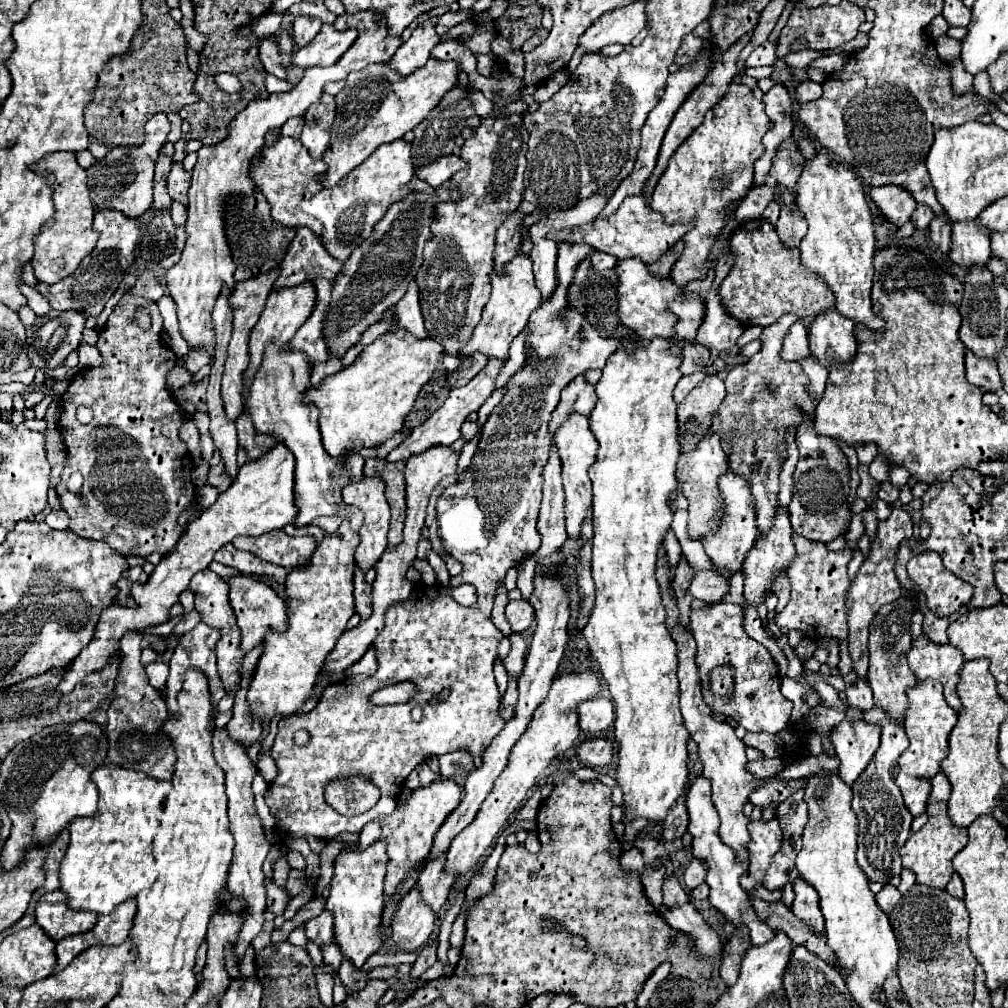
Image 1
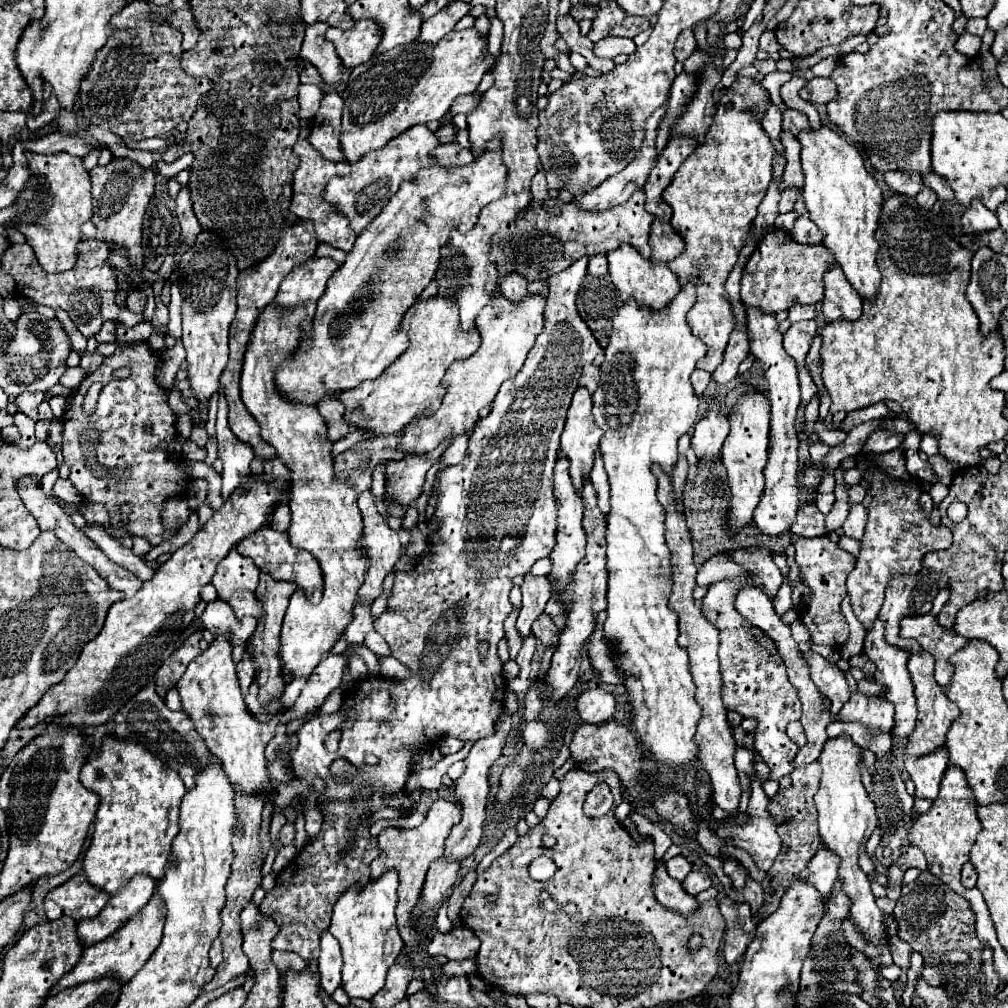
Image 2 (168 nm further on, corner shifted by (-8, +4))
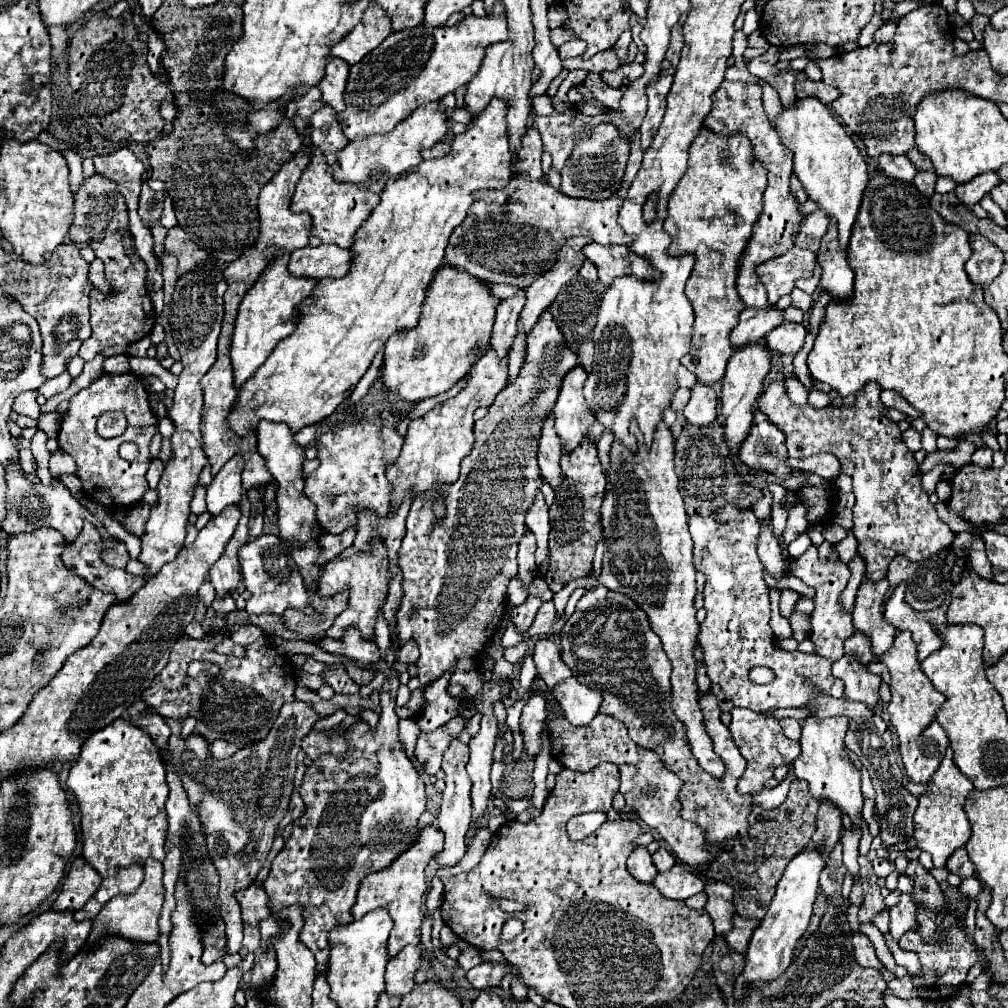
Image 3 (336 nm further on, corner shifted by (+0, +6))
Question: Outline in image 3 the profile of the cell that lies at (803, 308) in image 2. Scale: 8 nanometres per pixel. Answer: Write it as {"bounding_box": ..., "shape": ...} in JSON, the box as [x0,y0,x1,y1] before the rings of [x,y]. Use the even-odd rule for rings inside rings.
{"bounding_box":[792,288,812,312],"shape":[[[794,288],[792,290],[792,304],[798,306],[802,312],[808,312],[810,306],[812,306],[812,296],[802,292],[802,290],[798,290],[798,288]]]}

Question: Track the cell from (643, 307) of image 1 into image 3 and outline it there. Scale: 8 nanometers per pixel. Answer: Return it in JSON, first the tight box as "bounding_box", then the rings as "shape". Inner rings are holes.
{"bounding_box":[582,242,660,286],"shape":[[[590,242],[582,248],[582,254],[596,266],[598,280],[604,286],[610,286],[610,282],[620,274],[632,274],[642,280],[660,278],[660,272],[656,272],[646,258],[634,254],[628,246],[600,246]]]}

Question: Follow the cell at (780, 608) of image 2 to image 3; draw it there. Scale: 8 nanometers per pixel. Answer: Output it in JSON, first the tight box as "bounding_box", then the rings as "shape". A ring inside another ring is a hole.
{"bounding_box":[756,520,788,576],"shape":[[[764,520],[760,524],[760,534],[758,534],[758,548],[756,548],[766,572],[772,576],[786,576],[788,574],[788,562],[780,554],[780,542],[774,536],[772,530],[772,520]]]}

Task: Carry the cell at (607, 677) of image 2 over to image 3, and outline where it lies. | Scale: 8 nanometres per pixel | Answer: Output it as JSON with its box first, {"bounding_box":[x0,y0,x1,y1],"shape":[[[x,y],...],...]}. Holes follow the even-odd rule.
{"bounding_box":[560,586,752,842],"shape":[[[594,586],[576,604],[576,612],[564,622],[560,630],[562,660],[572,674],[588,688],[600,690],[604,702],[600,712],[624,722],[630,738],[642,748],[656,750],[660,760],[682,778],[678,800],[682,804],[680,816],[696,822],[706,836],[706,842],[720,842],[726,838],[744,836],[748,830],[748,814],[752,812],[752,796],[738,796],[736,784],[746,770],[746,760],[738,752],[730,730],[720,724],[720,708],[714,694],[700,696],[700,710],[704,714],[704,728],[714,742],[716,754],[722,758],[726,770],[722,778],[714,778],[700,770],[686,740],[686,730],[670,708],[670,664],[662,650],[660,638],[652,632],[646,612],[628,596],[612,592],[604,586]]]}

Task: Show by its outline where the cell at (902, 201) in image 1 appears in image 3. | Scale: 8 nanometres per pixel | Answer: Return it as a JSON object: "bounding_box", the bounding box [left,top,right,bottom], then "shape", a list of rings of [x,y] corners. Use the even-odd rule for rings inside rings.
{"bounding_box":[878,154,916,182],"shape":[[[882,154],[878,158],[880,162],[880,168],[892,176],[892,178],[898,178],[898,180],[904,180],[904,182],[912,182],[912,178],[916,176],[916,168],[914,164],[908,160],[908,156],[890,156],[890,154]]]}

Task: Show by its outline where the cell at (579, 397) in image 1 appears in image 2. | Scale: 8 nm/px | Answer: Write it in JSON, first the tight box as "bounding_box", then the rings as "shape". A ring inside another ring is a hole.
{"bounding_box":[578,364,600,394],"shape":[[[586,364],[584,370],[582,370],[582,376],[580,376],[580,380],[578,380],[578,386],[588,388],[588,390],[594,394],[594,390],[598,388],[598,380],[600,380],[600,370],[598,370],[598,366]]]}

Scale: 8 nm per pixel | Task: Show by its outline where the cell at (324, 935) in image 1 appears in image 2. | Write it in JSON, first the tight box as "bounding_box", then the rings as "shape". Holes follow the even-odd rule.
{"bounding_box":[318,930,342,994],"shape":[[[322,930],[320,934],[318,966],[320,966],[320,978],[322,978],[324,992],[332,994],[340,986],[342,962],[340,962],[340,944],[330,934],[330,930]]]}

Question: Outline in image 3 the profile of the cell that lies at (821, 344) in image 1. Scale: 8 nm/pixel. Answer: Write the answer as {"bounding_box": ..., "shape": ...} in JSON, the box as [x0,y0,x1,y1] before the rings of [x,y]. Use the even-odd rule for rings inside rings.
{"bounding_box":[818,220,854,300],"shape":[[[830,220],[828,232],[822,236],[818,264],[822,266],[820,286],[832,294],[836,300],[844,300],[852,294],[854,270],[848,264],[848,254],[840,248],[836,220]]]}

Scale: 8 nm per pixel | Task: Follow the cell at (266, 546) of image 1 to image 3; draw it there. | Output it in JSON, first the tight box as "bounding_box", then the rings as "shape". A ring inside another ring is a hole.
{"bounding_box":[238,536,316,618],"shape":[[[258,536],[256,540],[244,544],[244,548],[240,548],[238,552],[240,556],[240,566],[242,566],[242,578],[244,578],[244,586],[246,590],[252,594],[248,604],[246,604],[246,612],[248,614],[274,614],[278,618],[284,616],[284,610],[294,608],[294,610],[302,610],[306,614],[316,614],[316,610],[310,604],[310,592],[308,586],[296,566],[296,562],[290,556],[290,548],[276,536]]]}

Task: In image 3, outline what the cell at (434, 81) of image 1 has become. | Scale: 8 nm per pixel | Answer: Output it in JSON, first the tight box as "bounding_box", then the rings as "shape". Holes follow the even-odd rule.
{"bounding_box":[338,2,508,140],"shape":[[[496,2],[492,12],[488,16],[476,18],[476,16],[466,16],[458,22],[458,26],[446,28],[434,28],[434,26],[416,26],[400,32],[392,32],[376,50],[372,50],[364,60],[354,64],[350,68],[350,78],[348,78],[348,88],[346,88],[346,110],[338,116],[338,122],[348,136],[348,140],[354,140],[356,136],[370,136],[370,134],[386,134],[392,132],[398,122],[410,116],[418,106],[442,100],[446,94],[454,92],[456,88],[468,84],[472,76],[476,74],[476,68],[480,68],[480,60],[484,58],[486,46],[506,40],[508,30],[506,30],[506,16],[504,16],[504,6],[502,2]]]}

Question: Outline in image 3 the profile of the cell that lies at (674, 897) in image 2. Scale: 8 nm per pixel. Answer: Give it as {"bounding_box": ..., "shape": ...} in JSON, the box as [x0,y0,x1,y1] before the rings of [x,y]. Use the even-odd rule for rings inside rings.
{"bounding_box":[628,846,658,884],"shape":[[[638,846],[632,850],[632,854],[628,856],[628,870],[640,882],[648,882],[648,884],[652,884],[652,876],[656,876],[656,872],[658,872],[656,866],[652,864],[650,852],[644,846]]]}

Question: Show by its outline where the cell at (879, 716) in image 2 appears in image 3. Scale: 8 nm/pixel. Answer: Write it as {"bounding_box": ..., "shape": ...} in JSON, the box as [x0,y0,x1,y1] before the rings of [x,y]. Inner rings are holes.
{"bounding_box":[832,656,882,710],"shape":[[[842,656],[832,664],[832,674],[836,678],[842,678],[846,688],[846,698],[864,702],[868,708],[874,710],[878,704],[878,688],[882,678],[878,674],[872,674],[864,664],[856,660],[856,656]]]}

